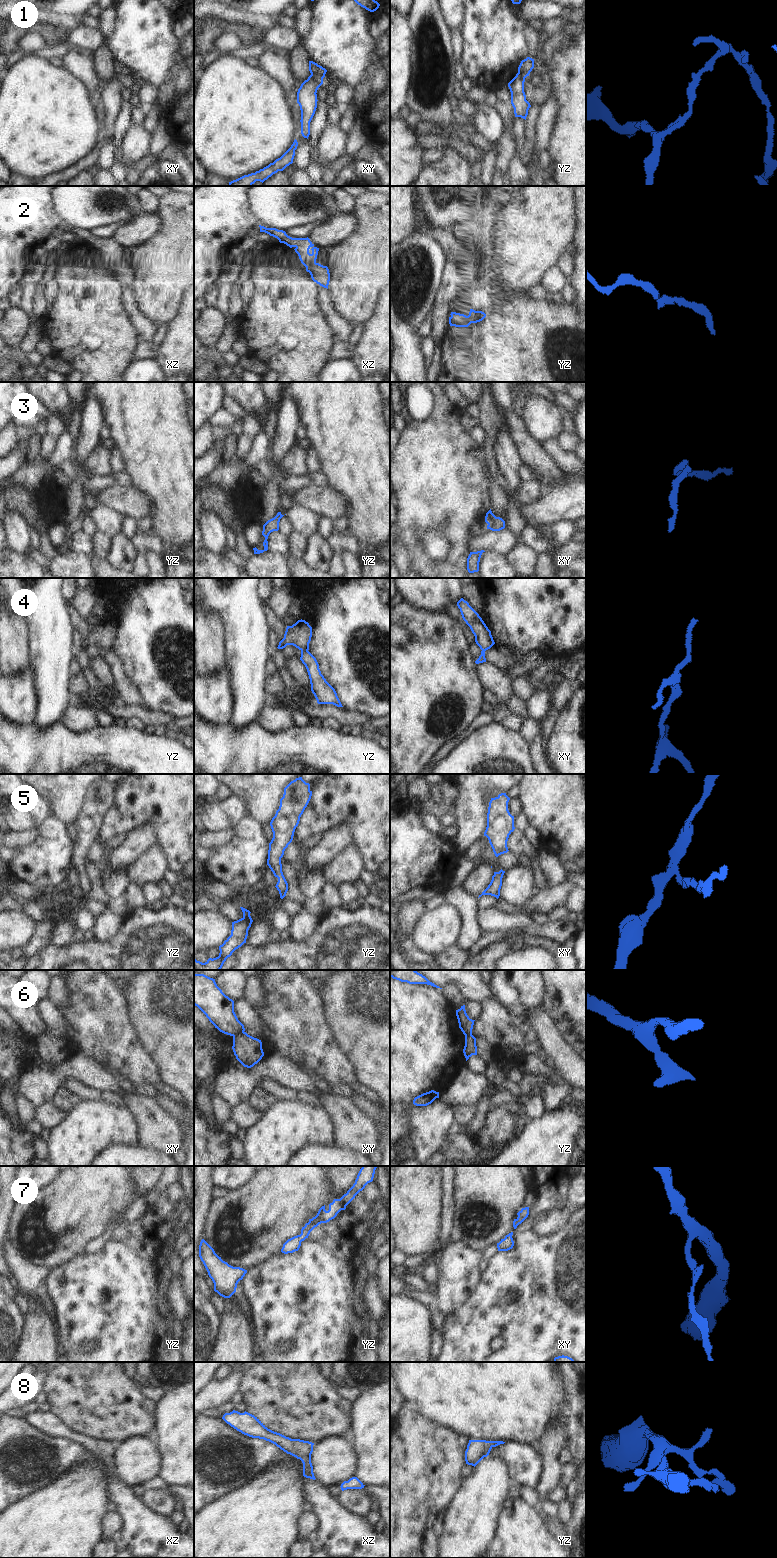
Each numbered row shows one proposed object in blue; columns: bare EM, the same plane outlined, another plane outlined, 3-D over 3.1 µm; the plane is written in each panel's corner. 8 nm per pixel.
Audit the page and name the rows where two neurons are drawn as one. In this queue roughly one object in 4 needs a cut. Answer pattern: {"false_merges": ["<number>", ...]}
{"false_merges": ["1", "6"]}

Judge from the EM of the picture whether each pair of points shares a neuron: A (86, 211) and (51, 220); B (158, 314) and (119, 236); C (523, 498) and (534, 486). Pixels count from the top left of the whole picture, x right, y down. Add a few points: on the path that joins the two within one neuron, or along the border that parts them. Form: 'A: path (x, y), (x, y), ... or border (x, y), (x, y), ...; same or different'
A: border (50, 196), (52, 210), (64, 224); different
B: border (155, 233), (136, 248); different
C: path (526, 495), (532, 489); same

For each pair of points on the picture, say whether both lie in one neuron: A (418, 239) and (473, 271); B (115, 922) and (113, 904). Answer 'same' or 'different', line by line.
A: different
B: different

